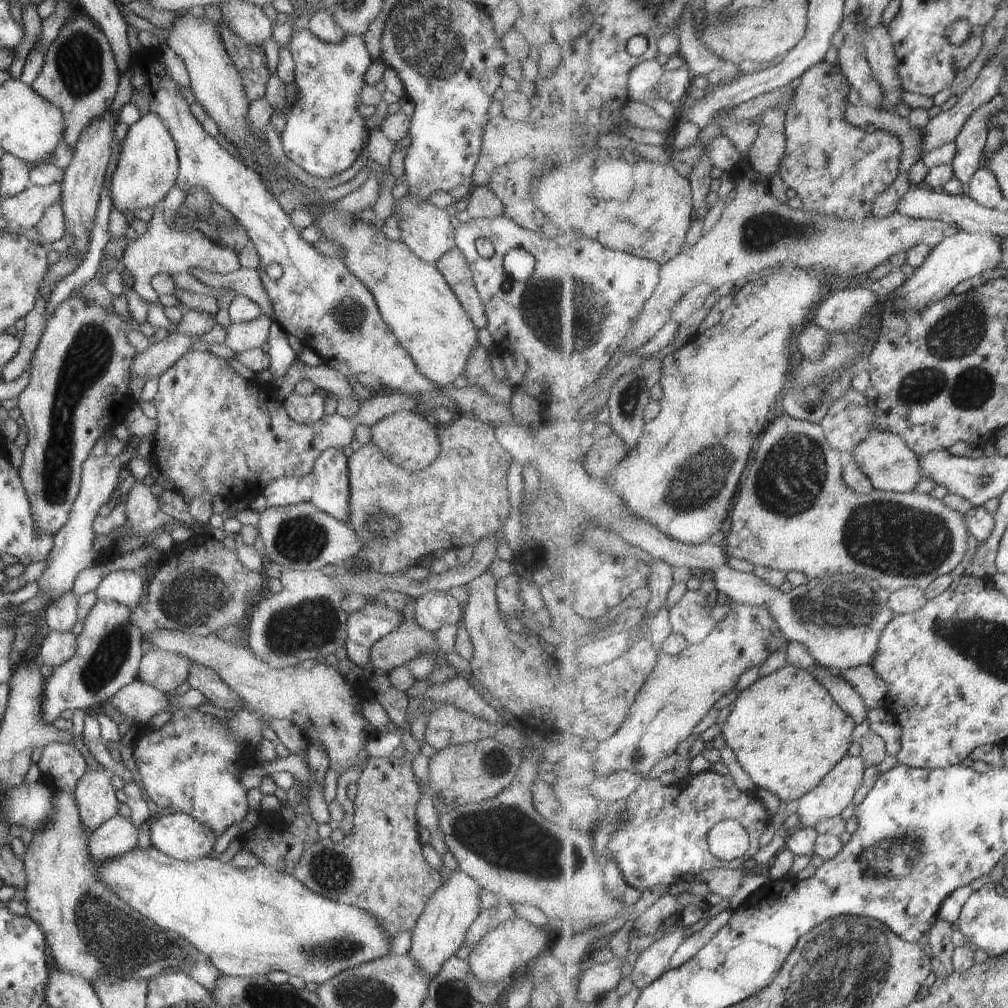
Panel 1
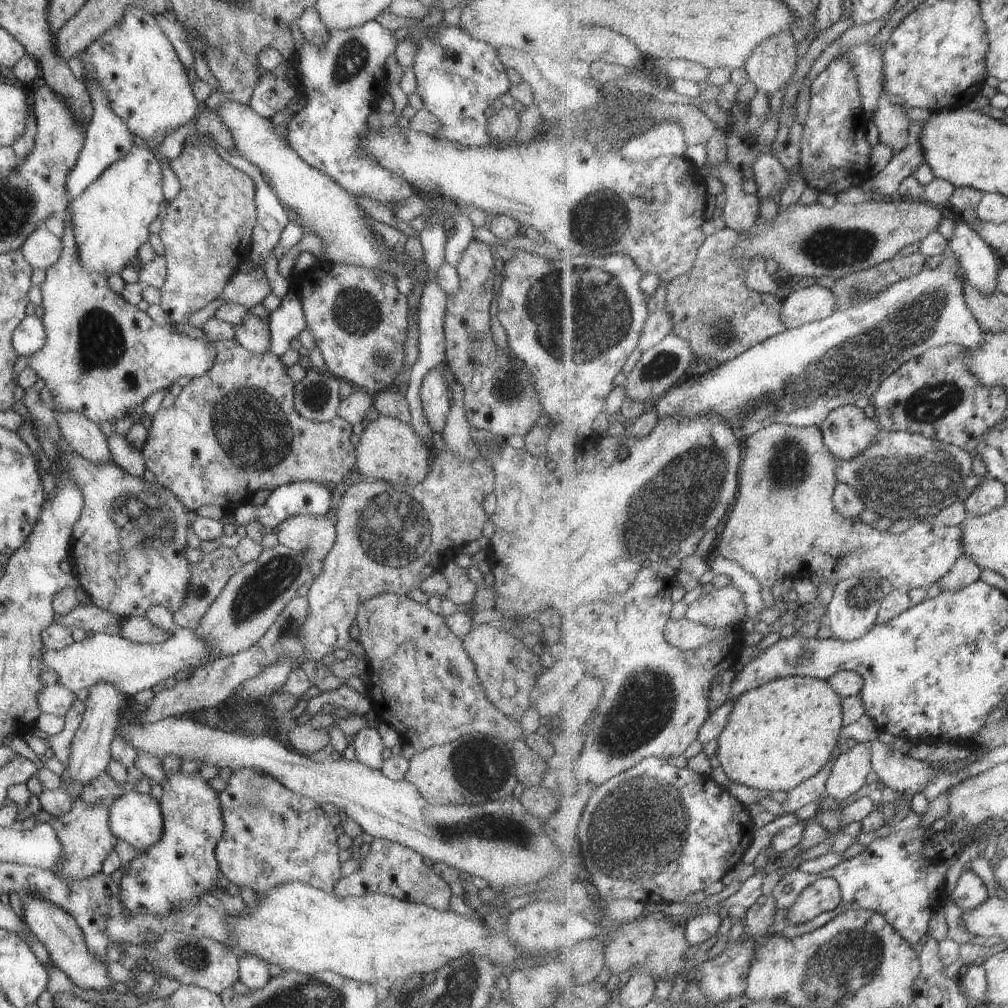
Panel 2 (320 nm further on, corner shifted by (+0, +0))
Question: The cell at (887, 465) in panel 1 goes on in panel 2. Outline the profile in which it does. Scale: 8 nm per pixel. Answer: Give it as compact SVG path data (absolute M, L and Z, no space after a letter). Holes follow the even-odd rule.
M845 405L836 408L818 427L824 434L824 443L839 459L851 460L876 443L881 426L865 416L862 408Z

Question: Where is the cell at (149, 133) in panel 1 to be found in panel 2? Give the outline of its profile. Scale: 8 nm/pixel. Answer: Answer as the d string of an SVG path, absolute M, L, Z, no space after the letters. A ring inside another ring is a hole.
M133 145L126 155L110 164L81 194L68 202L68 216L74 229L79 264L86 271L111 275L121 270L137 256L141 244L148 242L147 227L157 217L159 204L163 202L161 194L161 166L148 148Z

